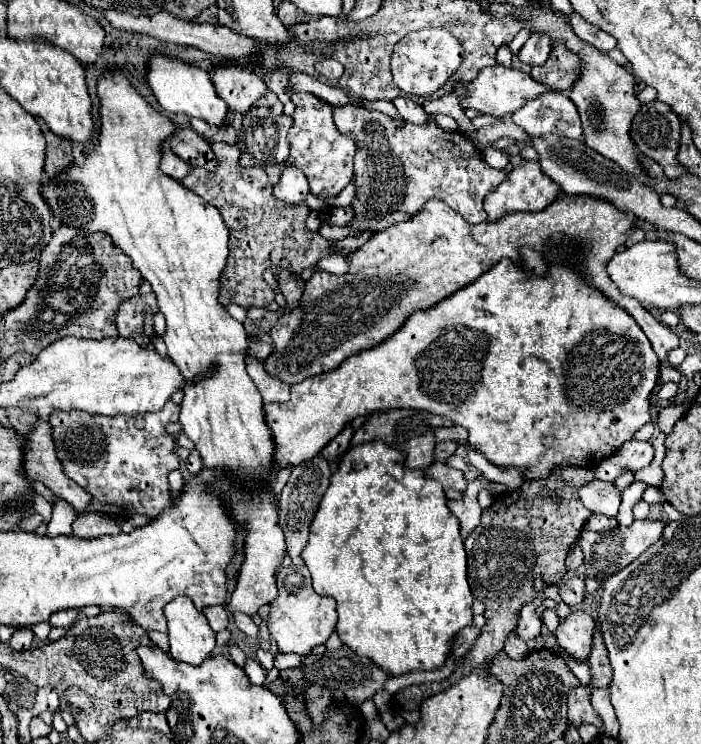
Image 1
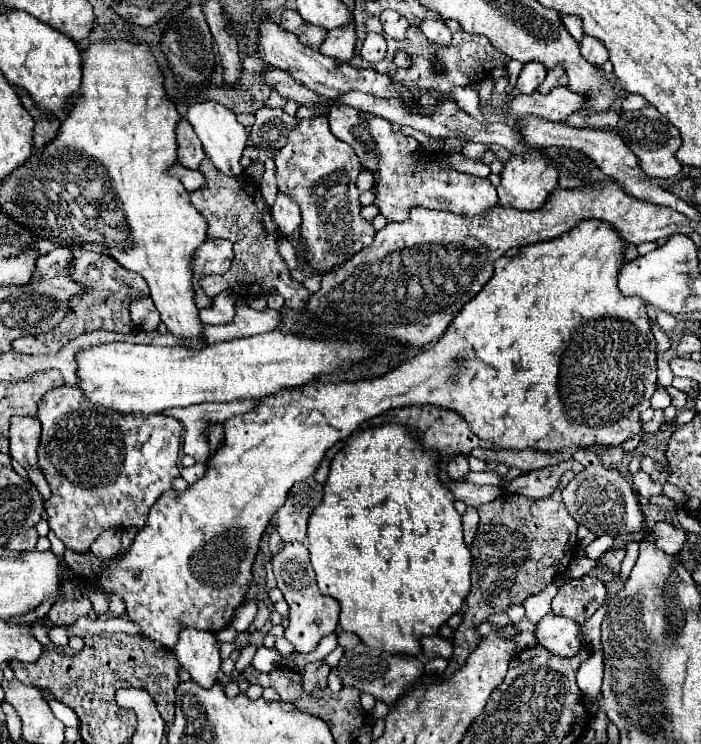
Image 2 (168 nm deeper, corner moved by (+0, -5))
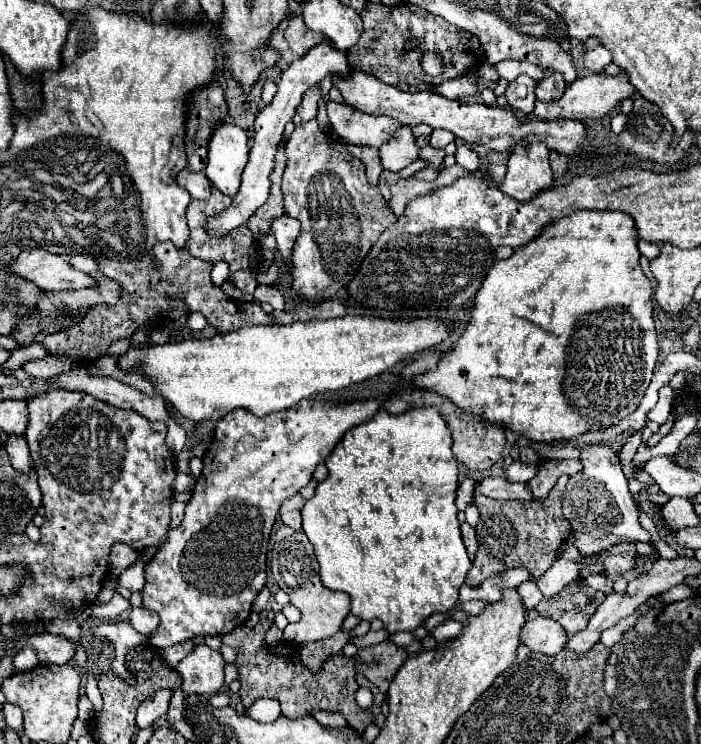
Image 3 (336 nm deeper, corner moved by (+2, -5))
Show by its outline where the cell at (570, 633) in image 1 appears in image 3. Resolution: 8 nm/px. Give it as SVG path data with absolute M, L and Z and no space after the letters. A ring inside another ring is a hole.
M538 616L532 622L524 624L520 632L520 642L534 652L556 656L558 652L564 650L564 644L568 642L568 634L556 620Z

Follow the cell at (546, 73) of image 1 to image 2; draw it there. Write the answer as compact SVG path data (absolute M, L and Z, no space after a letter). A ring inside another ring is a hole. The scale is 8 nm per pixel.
M552 68L552 70L548 70L548 76L546 76L546 80L540 84L540 88L538 88L538 92L540 94L548 94L554 86L564 86L568 82L568 76L566 76L566 72L564 72L564 68Z

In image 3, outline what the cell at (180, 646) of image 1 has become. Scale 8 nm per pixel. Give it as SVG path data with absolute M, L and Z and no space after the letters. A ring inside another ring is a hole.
M196 644L176 670L182 676L182 690L186 694L212 696L224 686L224 658L206 644Z

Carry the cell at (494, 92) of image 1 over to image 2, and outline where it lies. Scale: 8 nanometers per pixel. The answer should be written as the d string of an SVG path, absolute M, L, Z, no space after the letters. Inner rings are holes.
M556 86L546 96L534 92L532 96L518 94L508 104L508 110L502 112L506 124L514 126L524 116L540 116L548 122L564 122L570 114L586 108L586 96L572 92L568 86Z

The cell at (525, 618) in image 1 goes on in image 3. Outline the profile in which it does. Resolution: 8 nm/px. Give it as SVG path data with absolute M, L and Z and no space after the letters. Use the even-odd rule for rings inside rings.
M558 558L552 568L546 570L546 574L538 580L538 588L544 594L544 598L556 596L566 584L570 584L574 578L578 578L578 564L568 562L564 558Z

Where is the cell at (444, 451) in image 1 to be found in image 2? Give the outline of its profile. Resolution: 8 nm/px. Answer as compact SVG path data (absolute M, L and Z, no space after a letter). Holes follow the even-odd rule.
M456 456L454 460L448 462L448 476L450 480L466 480L466 474L470 472L468 468L468 458L464 456Z

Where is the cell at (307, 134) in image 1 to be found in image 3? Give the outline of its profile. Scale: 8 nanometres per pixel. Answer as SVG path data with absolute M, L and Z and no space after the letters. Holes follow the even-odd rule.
M316 118L296 126L286 142L286 170L282 178L282 194L284 212L302 222L302 232L292 252L292 288L296 294L304 296L310 302L328 300L342 286L346 286L358 272L372 244L392 222L396 222L394 212L384 206L380 190L368 184L364 162L350 154L338 136L324 132L318 126Z

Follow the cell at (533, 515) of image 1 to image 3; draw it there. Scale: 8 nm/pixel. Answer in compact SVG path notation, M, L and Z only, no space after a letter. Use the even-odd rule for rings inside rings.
M568 474L560 476L548 498L518 502L518 500L492 500L486 496L476 496L480 508L480 520L476 526L478 550L472 568L466 576L466 584L476 588L486 578L506 572L508 568L526 568L534 580L538 580L556 560L558 548L564 544L572 526L562 516L562 490L568 482Z

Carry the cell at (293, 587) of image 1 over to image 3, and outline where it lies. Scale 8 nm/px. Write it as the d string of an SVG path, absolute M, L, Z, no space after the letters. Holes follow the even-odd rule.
M280 526L276 530L270 570L272 570L272 578L276 580L276 584L290 596L290 604L294 604L302 612L300 622L288 624L284 628L286 640L294 644L308 644L308 642L316 642L322 638L330 638L340 630L344 616L350 612L350 596L322 586L314 548L302 530L292 532L292 528L288 526Z

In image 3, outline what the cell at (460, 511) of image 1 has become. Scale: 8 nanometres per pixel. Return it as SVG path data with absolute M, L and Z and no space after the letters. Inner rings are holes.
M464 522L461 524L461 533L462 538L464 538L464 544L466 544L466 550L468 550L468 554L470 554L470 558L474 556L474 552L476 552L476 531L475 528L472 528L468 522Z

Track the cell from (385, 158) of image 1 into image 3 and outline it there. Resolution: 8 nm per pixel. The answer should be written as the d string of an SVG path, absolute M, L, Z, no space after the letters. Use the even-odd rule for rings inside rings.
M328 102L328 120L334 132L352 146L370 146L380 148L390 138L396 136L400 122L388 116L370 116L364 112L354 110L348 104Z

